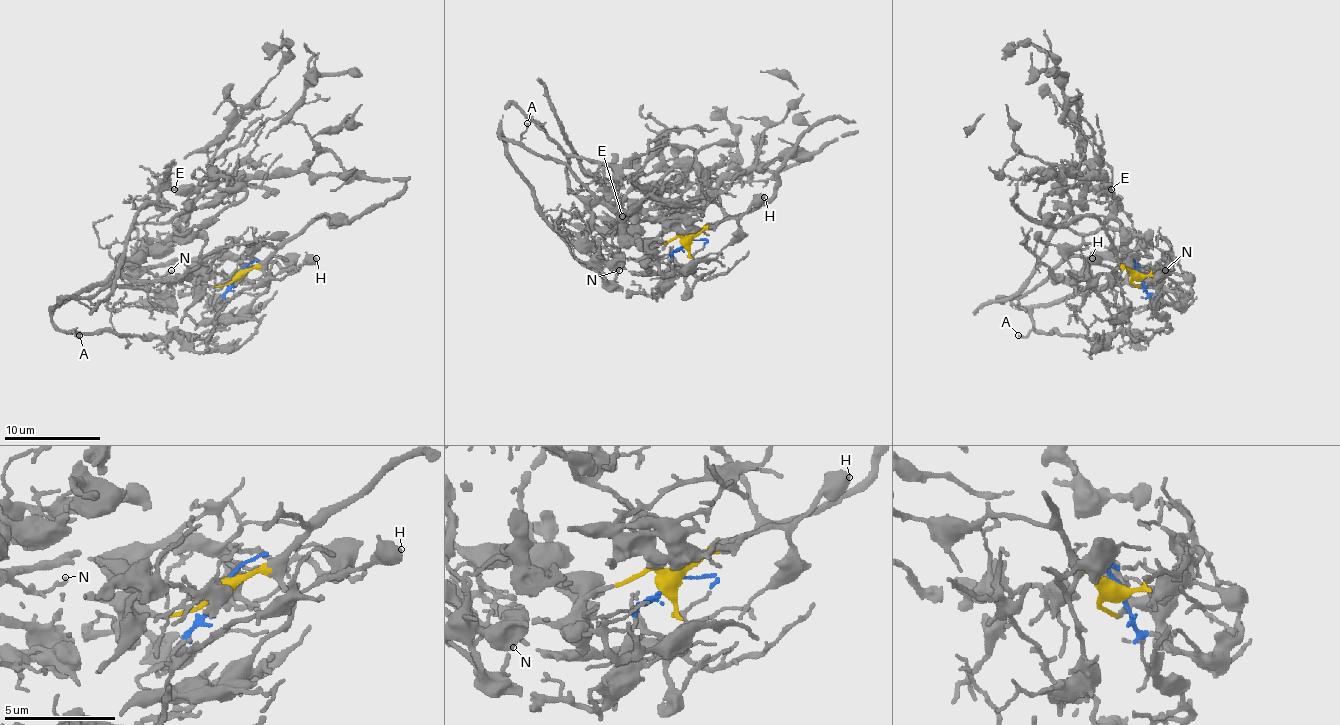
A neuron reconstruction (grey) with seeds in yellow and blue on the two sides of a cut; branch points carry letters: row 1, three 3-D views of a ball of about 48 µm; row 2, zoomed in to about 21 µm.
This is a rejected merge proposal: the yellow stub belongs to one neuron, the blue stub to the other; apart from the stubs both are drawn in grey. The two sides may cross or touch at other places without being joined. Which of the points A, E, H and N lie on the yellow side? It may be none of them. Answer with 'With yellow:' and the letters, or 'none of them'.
With yellow: H

